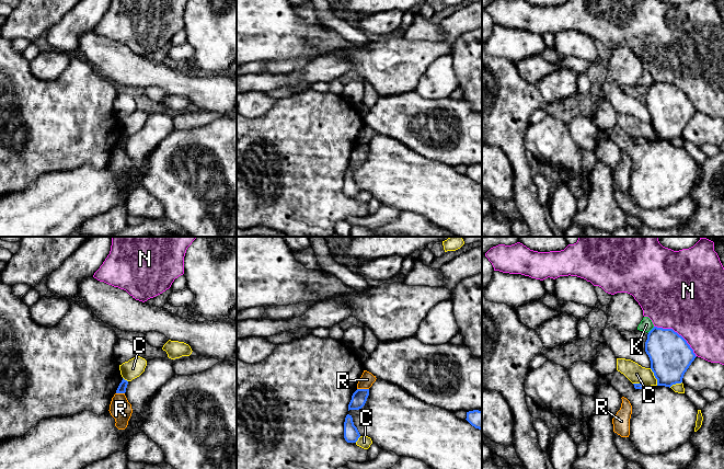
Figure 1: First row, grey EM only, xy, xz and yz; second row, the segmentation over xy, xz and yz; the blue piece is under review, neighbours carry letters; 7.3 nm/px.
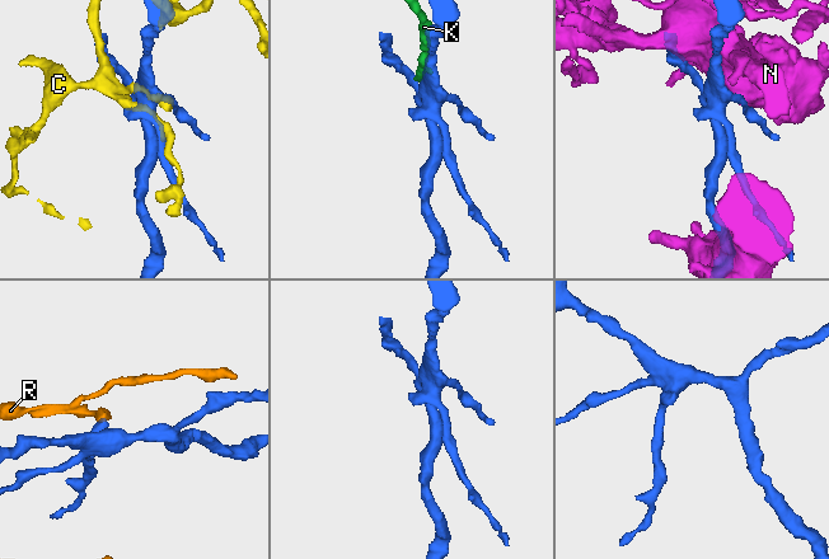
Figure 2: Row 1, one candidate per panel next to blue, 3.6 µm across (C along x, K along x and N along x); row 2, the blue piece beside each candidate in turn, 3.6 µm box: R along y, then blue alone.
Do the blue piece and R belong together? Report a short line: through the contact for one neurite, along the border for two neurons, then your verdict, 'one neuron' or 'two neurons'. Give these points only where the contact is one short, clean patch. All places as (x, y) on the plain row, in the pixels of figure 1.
line xz (357, 143), (368, 144); two neurons

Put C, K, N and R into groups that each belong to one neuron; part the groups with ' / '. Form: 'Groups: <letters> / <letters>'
Groups: C / K / N / R

